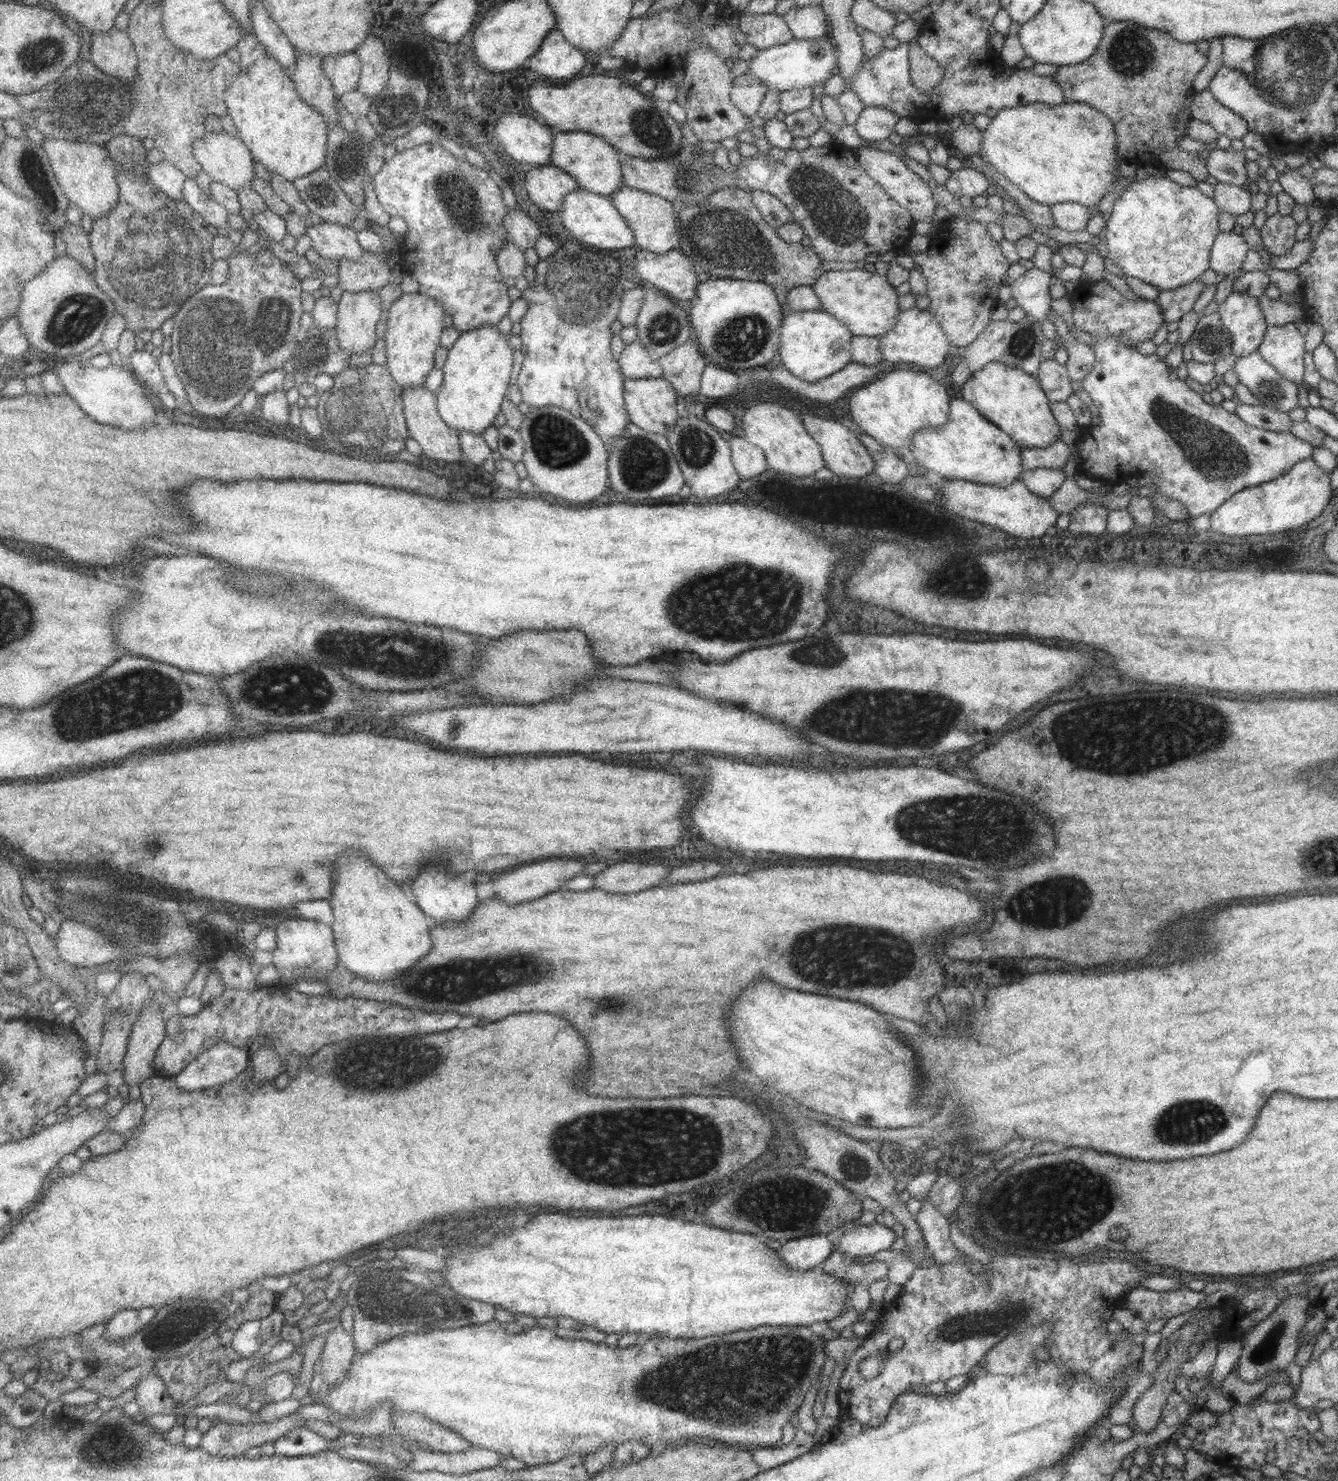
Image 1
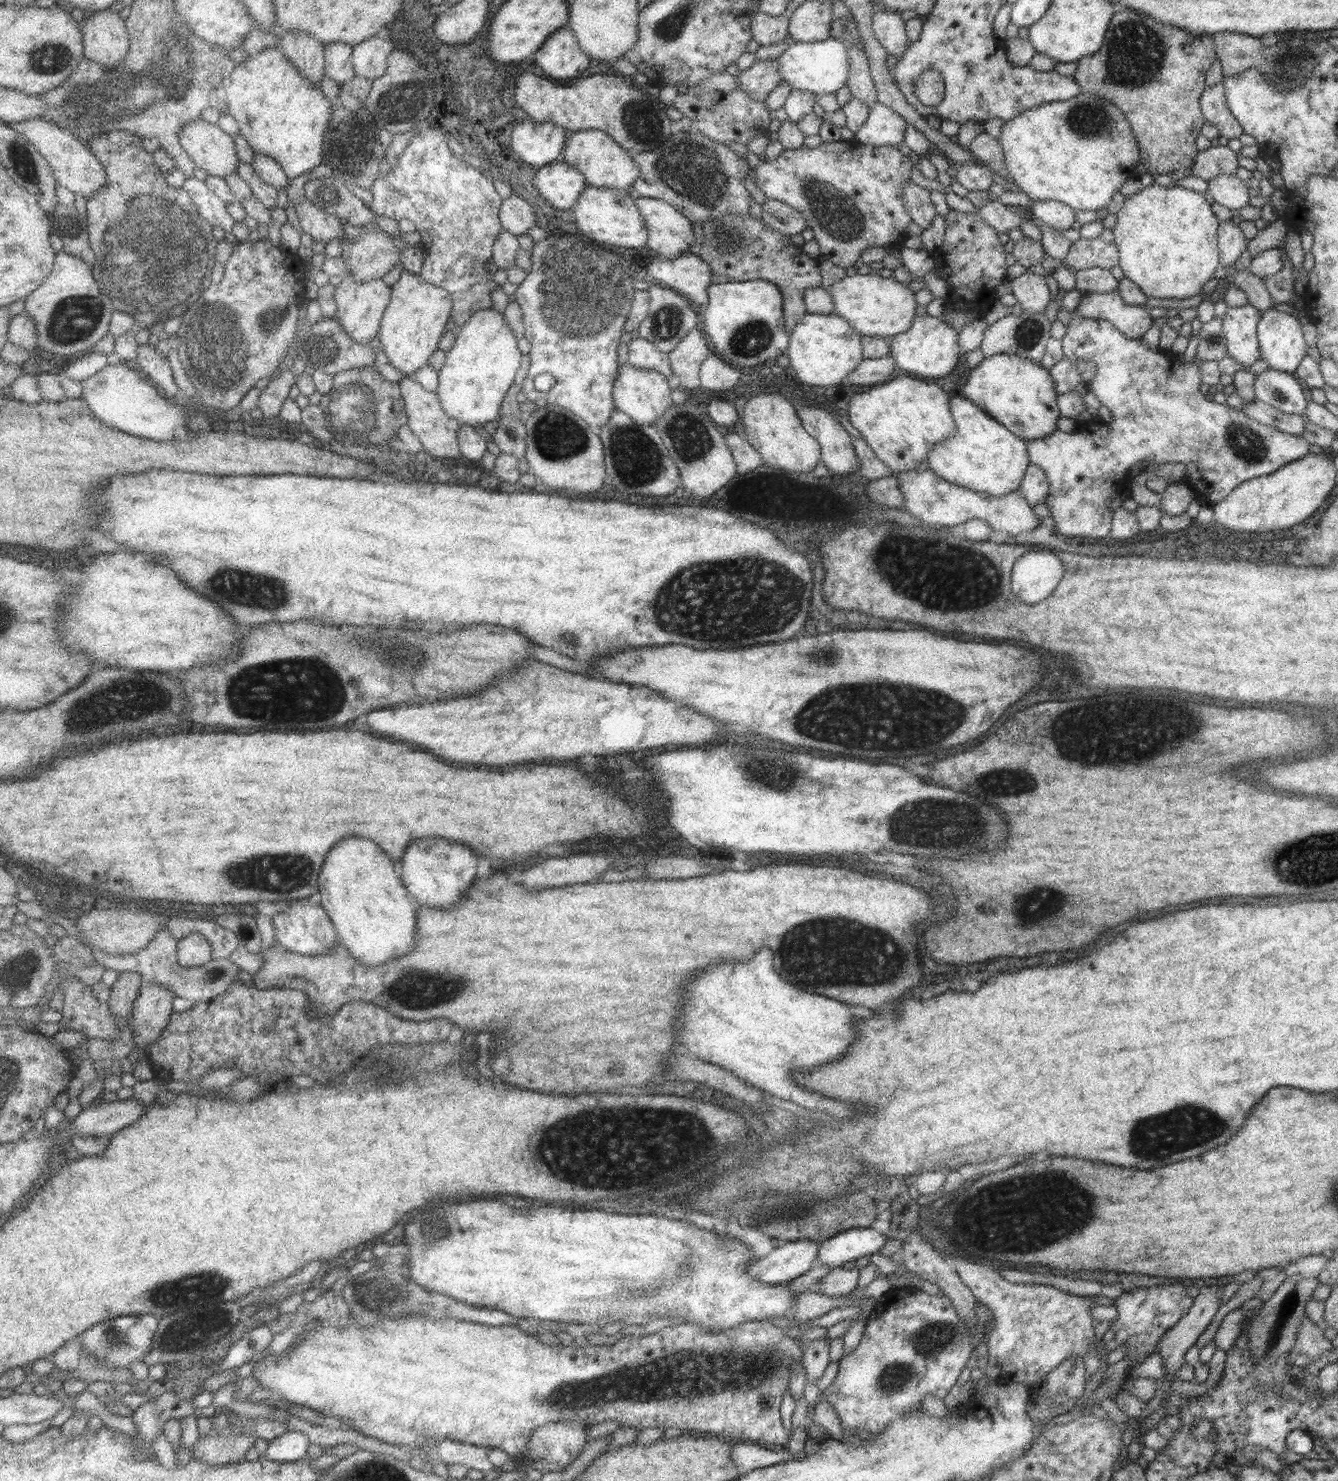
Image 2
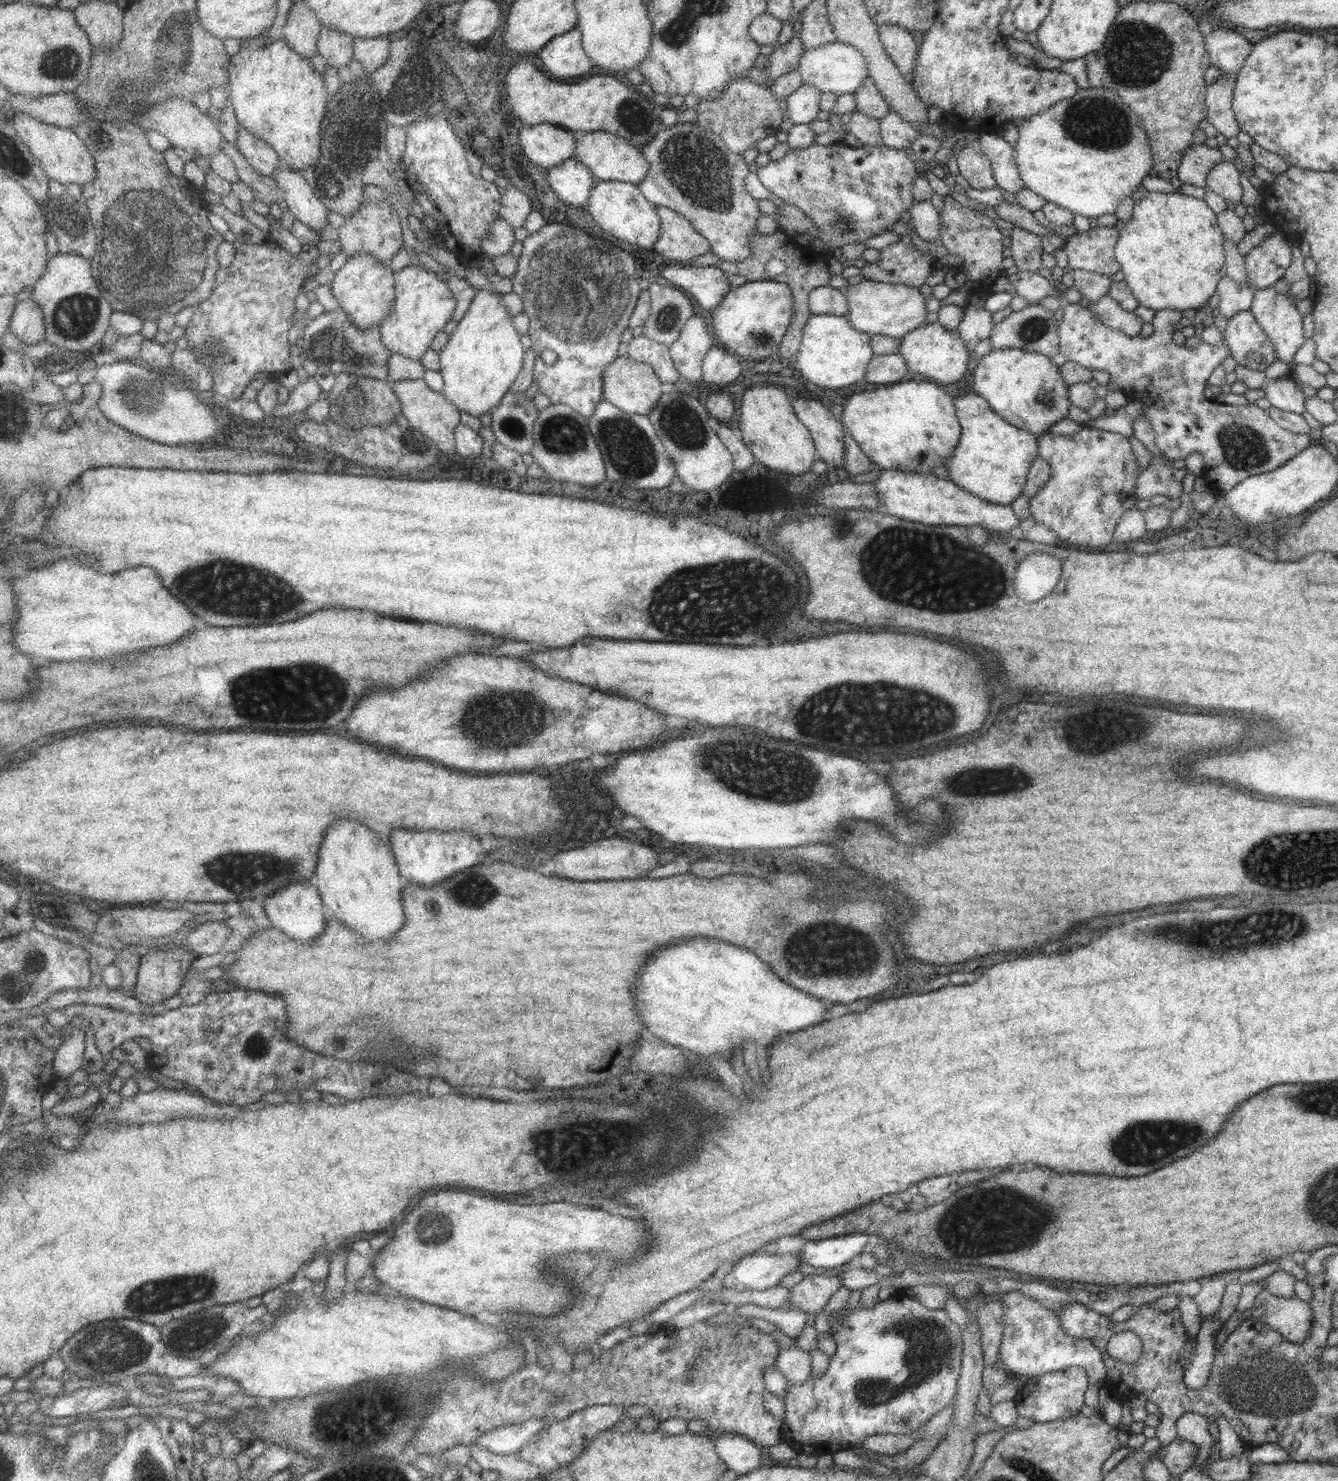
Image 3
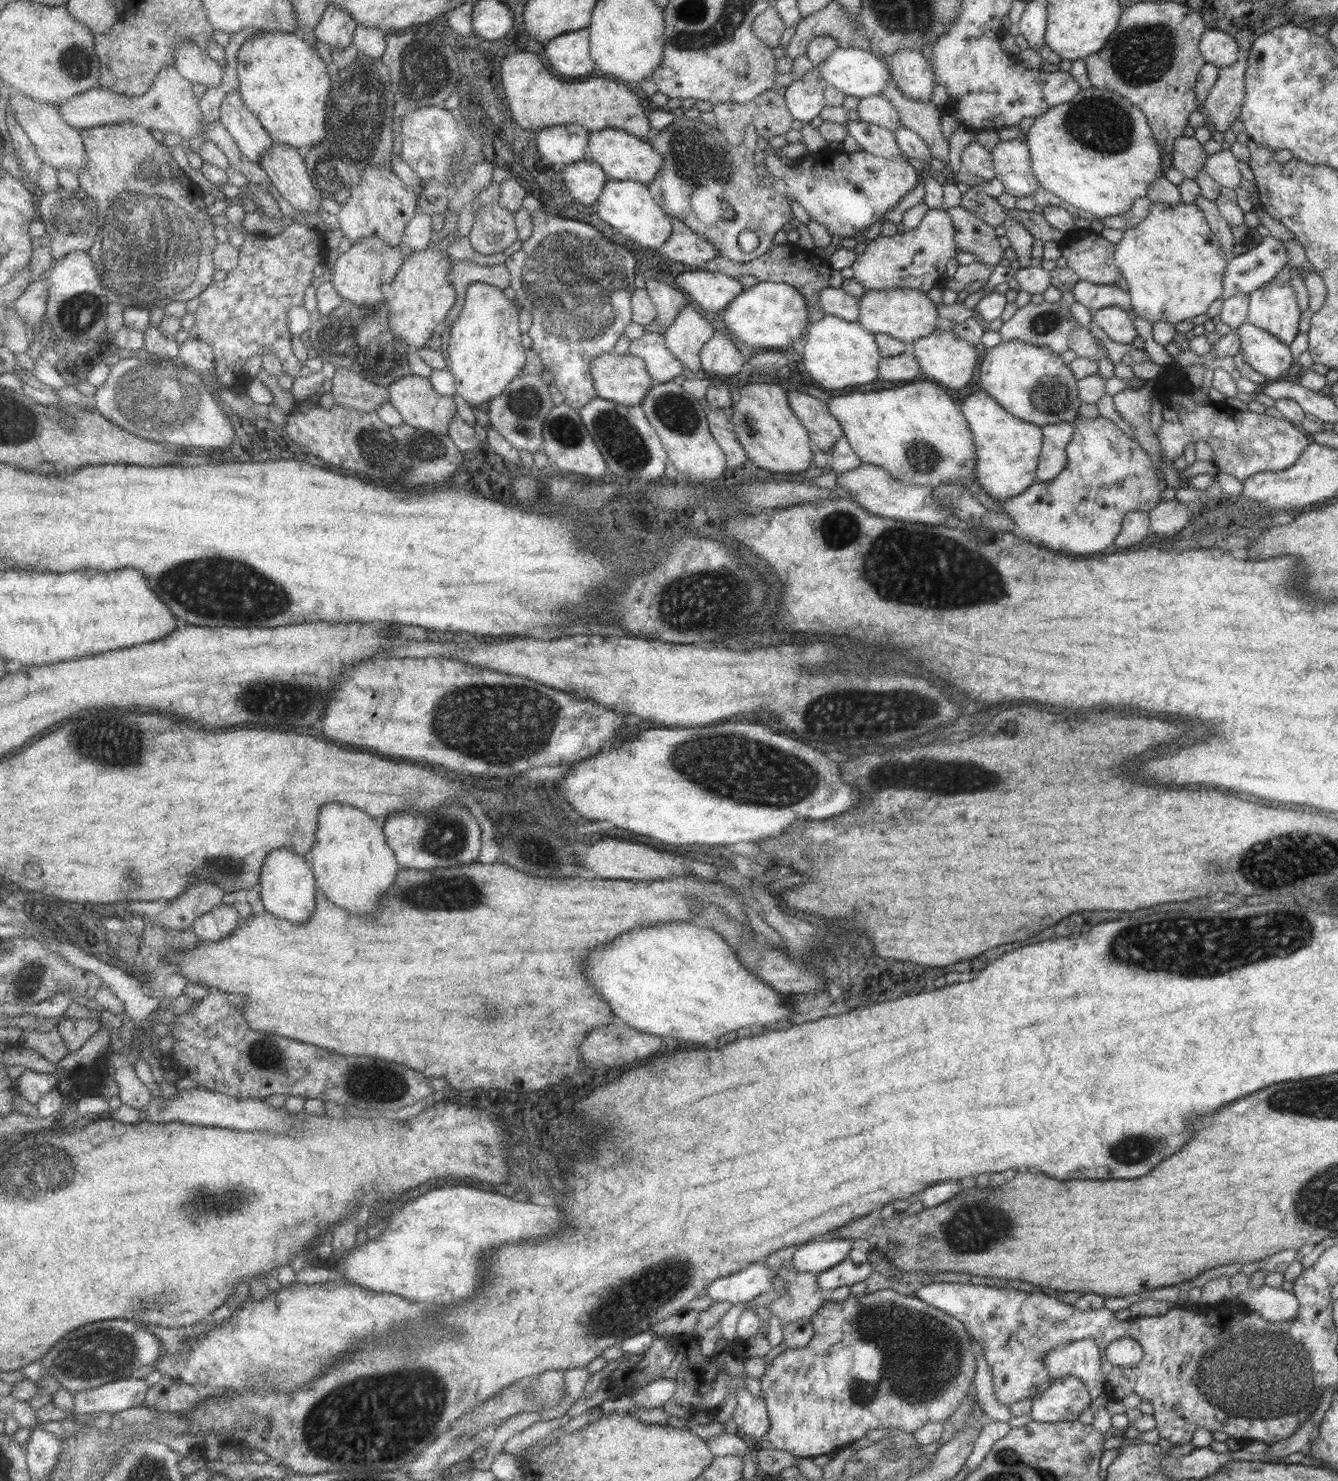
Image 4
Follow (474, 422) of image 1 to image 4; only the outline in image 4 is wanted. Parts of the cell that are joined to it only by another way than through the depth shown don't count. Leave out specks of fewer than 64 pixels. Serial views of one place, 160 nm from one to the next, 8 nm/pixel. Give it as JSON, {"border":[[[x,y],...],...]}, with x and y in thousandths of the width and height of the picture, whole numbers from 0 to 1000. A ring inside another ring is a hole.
{"border":[[[356,190],[347,197],[348,205],[344,213],[339,217],[336,222],[336,242],[337,243],[337,252],[340,255],[342,267],[345,267],[351,274],[358,274],[361,271],[365,272],[367,269],[377,265],[383,259],[383,256],[389,255],[392,246],[394,246],[394,236],[391,234],[391,223],[388,220],[389,208],[386,203],[380,203],[379,199],[365,191]]]}

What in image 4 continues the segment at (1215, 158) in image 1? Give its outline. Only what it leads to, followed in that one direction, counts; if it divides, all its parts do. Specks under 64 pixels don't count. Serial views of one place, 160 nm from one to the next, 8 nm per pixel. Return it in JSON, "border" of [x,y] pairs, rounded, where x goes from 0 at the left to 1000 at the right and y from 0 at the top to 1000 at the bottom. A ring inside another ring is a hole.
{"border":[[[883,92],[877,96],[876,112],[885,120],[892,120],[896,114],[899,114],[901,107],[904,105],[899,102],[899,99],[891,92]]]}

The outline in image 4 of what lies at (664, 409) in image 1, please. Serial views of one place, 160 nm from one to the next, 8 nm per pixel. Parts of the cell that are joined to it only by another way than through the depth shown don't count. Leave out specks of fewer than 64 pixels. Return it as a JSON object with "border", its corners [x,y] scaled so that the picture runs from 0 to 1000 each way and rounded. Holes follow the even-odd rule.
{"border":[[[470,239],[443,241],[441,251],[445,267],[467,274],[478,273],[488,259],[481,242]]]}

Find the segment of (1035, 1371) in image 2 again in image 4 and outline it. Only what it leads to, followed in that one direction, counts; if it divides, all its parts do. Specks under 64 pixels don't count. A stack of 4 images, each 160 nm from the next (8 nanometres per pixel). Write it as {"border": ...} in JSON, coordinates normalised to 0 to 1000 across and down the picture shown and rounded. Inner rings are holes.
{"border":[[[817,904],[803,905],[786,910],[780,916],[780,922],[786,930],[800,928],[809,932],[816,945],[825,941],[826,928]]]}

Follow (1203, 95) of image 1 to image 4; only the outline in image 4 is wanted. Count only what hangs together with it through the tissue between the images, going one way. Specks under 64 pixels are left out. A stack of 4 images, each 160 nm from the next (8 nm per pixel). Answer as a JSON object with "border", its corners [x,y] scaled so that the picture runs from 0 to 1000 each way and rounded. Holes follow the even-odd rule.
{"border":[[[928,35],[922,44],[910,46],[910,53],[900,68],[899,74],[911,90],[917,88],[926,78],[930,66],[932,38],[932,35]]]}

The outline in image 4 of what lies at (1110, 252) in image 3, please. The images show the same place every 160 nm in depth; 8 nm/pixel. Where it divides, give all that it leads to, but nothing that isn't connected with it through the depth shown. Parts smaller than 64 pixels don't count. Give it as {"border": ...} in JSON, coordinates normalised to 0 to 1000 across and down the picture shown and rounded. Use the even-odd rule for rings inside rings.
{"border":[[[812,152],[797,156],[790,165],[792,173],[796,174],[797,180],[802,182],[806,189],[833,192],[839,188],[833,178],[833,165],[824,161]]]}

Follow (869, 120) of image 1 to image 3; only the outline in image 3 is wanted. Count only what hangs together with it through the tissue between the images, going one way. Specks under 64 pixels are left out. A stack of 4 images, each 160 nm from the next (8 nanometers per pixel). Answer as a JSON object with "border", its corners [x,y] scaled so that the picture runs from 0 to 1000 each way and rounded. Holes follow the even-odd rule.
{"border":[[[667,75],[664,76],[660,80],[656,80],[657,95],[663,100],[680,100],[682,95],[687,91],[683,85],[675,81]]]}

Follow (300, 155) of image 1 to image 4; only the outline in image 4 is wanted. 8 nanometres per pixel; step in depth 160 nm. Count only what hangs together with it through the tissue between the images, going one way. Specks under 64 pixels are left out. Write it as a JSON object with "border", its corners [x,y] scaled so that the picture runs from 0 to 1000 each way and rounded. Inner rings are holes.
{"border":[[[192,21],[192,24],[187,24],[182,30],[179,32],[178,39],[178,54],[179,57],[178,58],[179,61],[182,65],[183,70],[195,80],[197,85],[203,90],[204,95],[206,97],[213,97],[213,99],[219,99],[226,102],[237,99],[238,96],[241,96],[245,92],[244,88],[244,70],[247,68],[247,61],[249,59],[249,52],[246,50],[246,46],[244,46],[244,42],[240,39],[240,36],[237,35],[232,30],[229,30],[228,27],[224,24],[223,22],[217,22],[201,22],[200,21]]]}

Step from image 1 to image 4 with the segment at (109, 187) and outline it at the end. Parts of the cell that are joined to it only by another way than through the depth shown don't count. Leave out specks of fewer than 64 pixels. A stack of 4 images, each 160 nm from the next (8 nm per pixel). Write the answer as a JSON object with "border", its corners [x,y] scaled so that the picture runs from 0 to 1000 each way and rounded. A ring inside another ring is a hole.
{"border":[[[10,62],[7,65],[7,72],[11,75],[11,78],[19,89],[22,92],[22,95],[32,110],[38,111],[43,115],[46,113],[59,115],[67,111],[67,105],[60,87],[53,85],[49,81],[43,71],[36,69],[31,70],[20,65],[18,62]]]}

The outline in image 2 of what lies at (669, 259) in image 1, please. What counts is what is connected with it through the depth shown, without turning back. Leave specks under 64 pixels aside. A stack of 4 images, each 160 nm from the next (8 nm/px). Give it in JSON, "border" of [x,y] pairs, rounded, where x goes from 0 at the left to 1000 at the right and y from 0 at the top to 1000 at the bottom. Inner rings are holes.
{"border":[[[515,170],[501,176],[493,173],[488,174],[484,178],[484,186],[525,207],[529,202],[528,193],[534,190],[531,188],[531,182],[528,182],[528,178]]]}

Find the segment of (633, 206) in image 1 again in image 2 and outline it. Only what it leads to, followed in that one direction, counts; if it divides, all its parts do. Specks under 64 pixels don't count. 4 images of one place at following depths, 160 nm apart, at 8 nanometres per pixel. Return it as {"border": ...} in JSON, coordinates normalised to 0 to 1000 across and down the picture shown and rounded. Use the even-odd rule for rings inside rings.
{"border":[[[477,132],[474,136],[484,157],[485,169],[499,176],[514,170],[519,164],[516,149],[495,135]]]}

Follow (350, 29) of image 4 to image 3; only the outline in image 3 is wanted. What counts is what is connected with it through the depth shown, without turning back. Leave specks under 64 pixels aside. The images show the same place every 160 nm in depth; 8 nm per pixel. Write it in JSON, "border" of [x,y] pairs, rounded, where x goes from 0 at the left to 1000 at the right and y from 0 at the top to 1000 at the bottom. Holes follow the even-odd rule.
{"border":[[[241,19],[238,28],[238,35],[245,44],[253,48],[264,42],[265,27],[262,23],[255,22],[249,19]]]}

